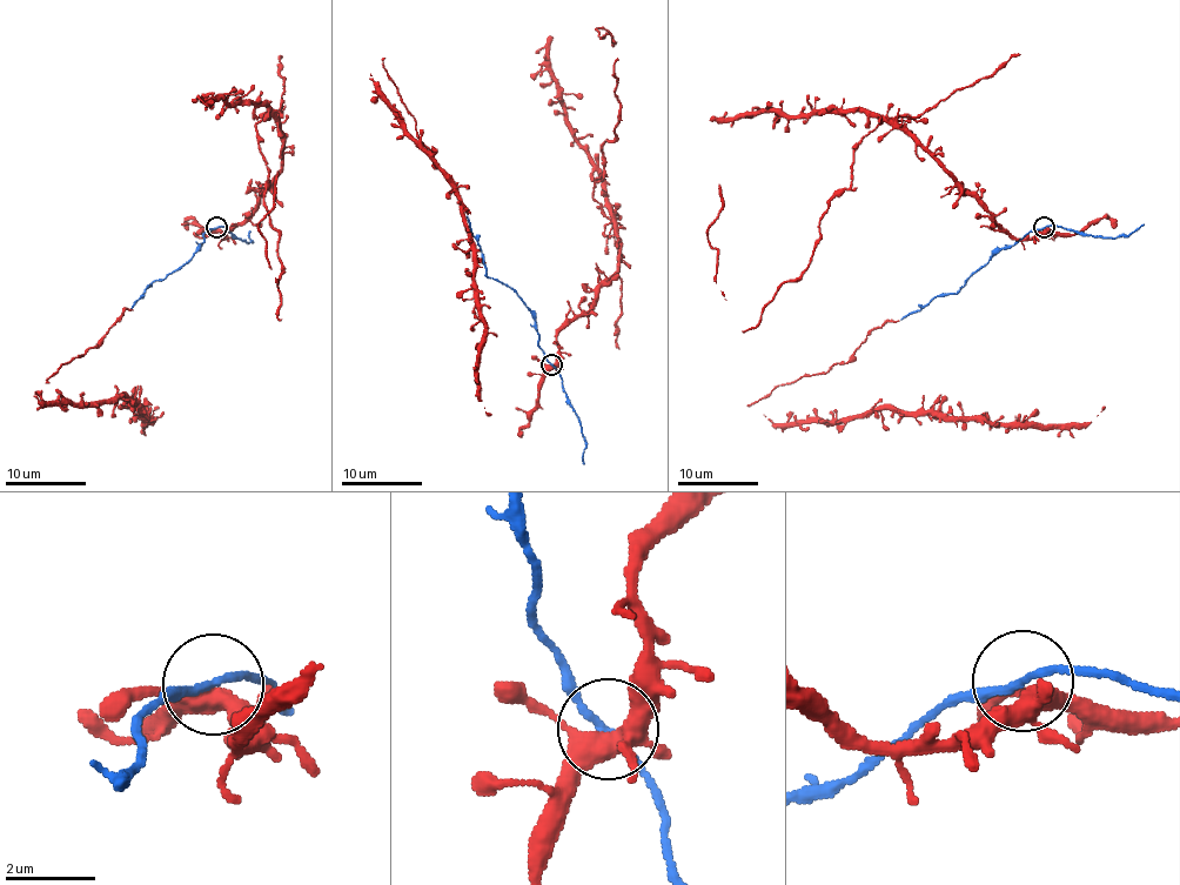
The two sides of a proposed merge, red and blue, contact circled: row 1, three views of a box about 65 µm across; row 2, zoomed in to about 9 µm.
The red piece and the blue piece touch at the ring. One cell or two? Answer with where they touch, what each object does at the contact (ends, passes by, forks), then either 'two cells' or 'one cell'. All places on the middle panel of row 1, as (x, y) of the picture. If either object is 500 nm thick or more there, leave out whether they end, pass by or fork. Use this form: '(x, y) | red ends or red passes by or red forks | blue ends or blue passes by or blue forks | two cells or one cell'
(551, 364) | red forks | blue passes by | one cell

